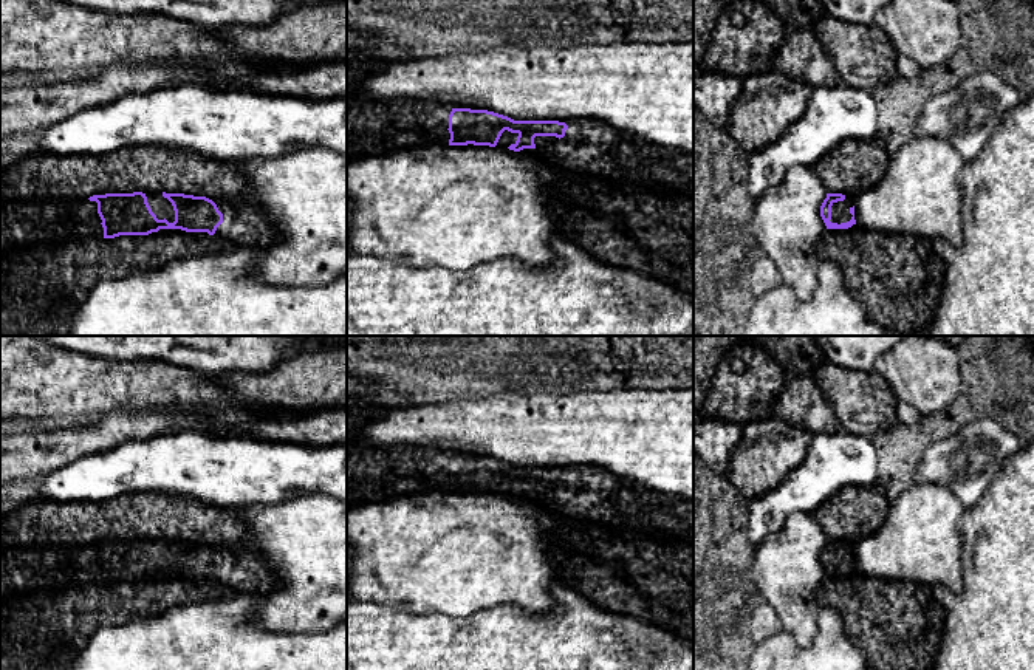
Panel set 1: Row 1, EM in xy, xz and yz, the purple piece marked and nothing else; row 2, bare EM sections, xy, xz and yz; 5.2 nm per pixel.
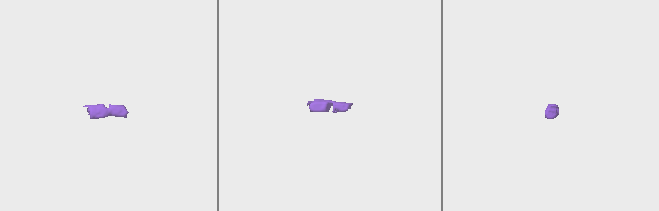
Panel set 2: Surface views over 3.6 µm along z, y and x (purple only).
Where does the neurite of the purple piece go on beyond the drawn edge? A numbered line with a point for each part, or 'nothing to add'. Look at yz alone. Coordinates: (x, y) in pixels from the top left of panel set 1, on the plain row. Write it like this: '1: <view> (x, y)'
1: yz (839, 557)

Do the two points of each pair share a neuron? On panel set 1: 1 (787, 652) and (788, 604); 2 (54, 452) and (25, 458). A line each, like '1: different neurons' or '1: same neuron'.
1: different neurons
2: same neuron

